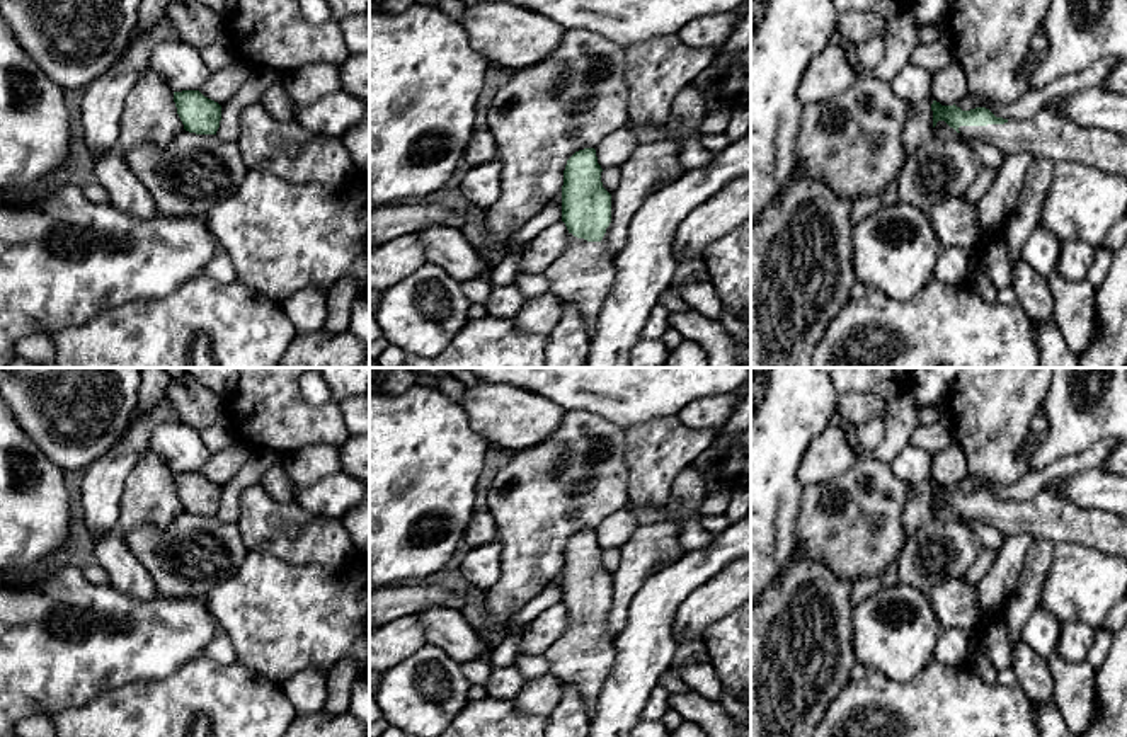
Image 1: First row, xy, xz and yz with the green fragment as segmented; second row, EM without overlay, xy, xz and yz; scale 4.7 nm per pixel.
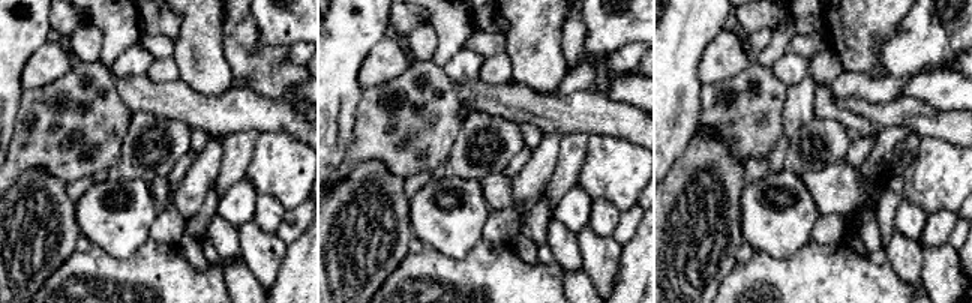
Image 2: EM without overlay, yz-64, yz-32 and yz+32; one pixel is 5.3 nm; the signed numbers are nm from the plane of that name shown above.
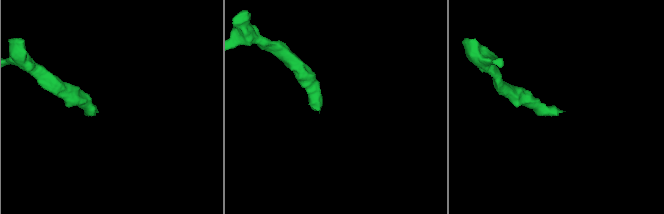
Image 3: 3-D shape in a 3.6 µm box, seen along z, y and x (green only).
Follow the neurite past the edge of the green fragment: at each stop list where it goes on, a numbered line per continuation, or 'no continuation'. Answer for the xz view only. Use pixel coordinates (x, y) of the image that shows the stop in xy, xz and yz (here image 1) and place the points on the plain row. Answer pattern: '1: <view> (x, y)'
1: xz (584, 654)

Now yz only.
1: yz (1046, 516)

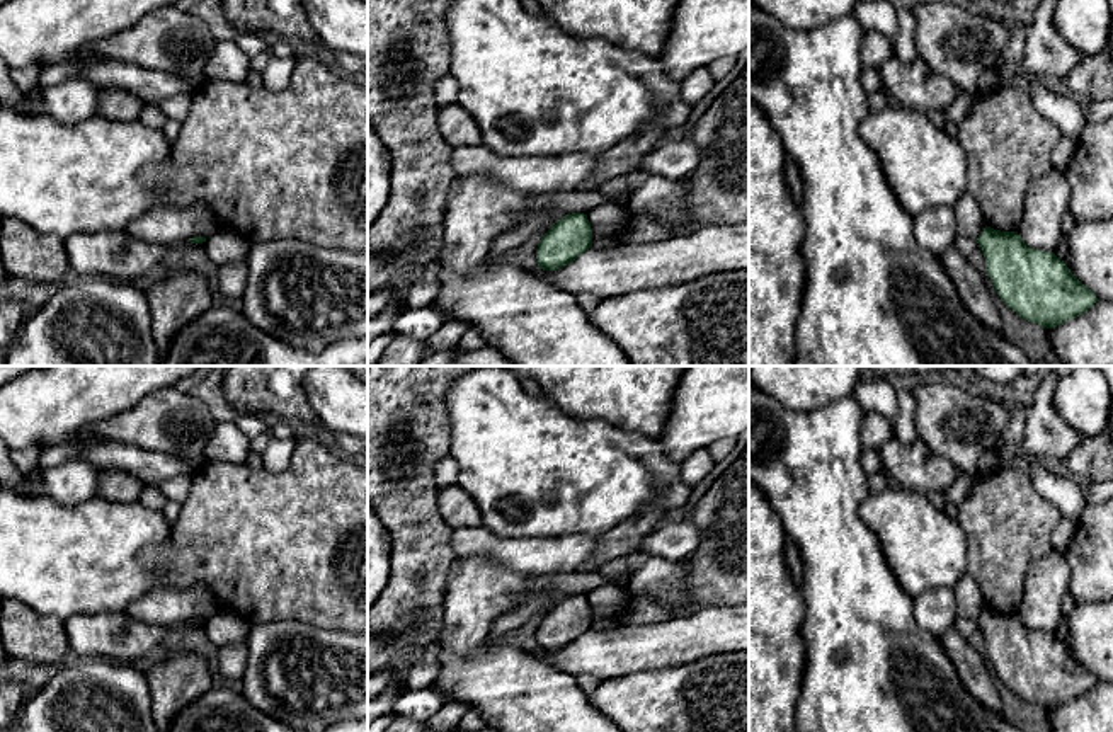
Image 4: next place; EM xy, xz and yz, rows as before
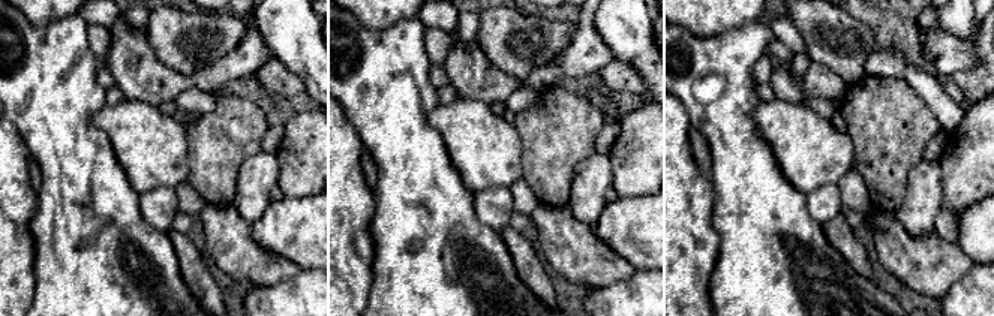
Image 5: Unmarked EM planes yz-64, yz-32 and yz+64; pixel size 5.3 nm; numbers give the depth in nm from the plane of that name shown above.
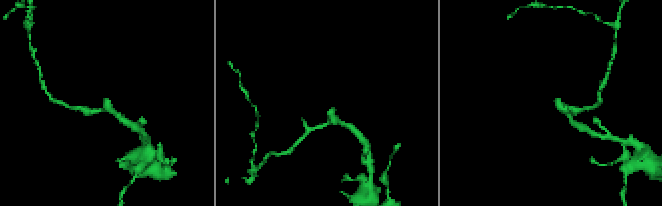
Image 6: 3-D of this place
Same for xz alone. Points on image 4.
no continuation

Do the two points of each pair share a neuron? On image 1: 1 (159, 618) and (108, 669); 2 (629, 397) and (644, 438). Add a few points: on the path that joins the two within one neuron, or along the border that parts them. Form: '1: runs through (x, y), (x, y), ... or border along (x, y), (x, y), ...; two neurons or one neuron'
1: runs through (147, 630), (120, 657); one neuron
2: border along (675, 414), (646, 419), (625, 429); two neurons

